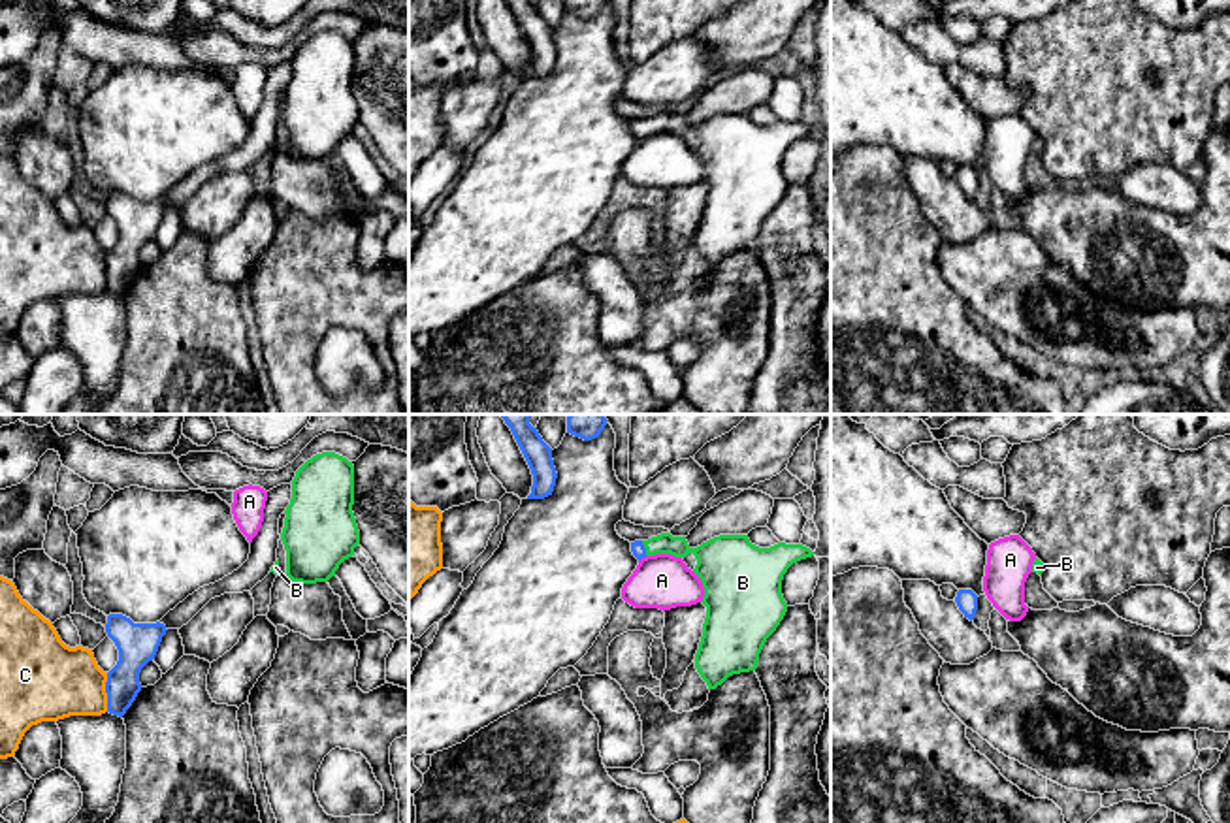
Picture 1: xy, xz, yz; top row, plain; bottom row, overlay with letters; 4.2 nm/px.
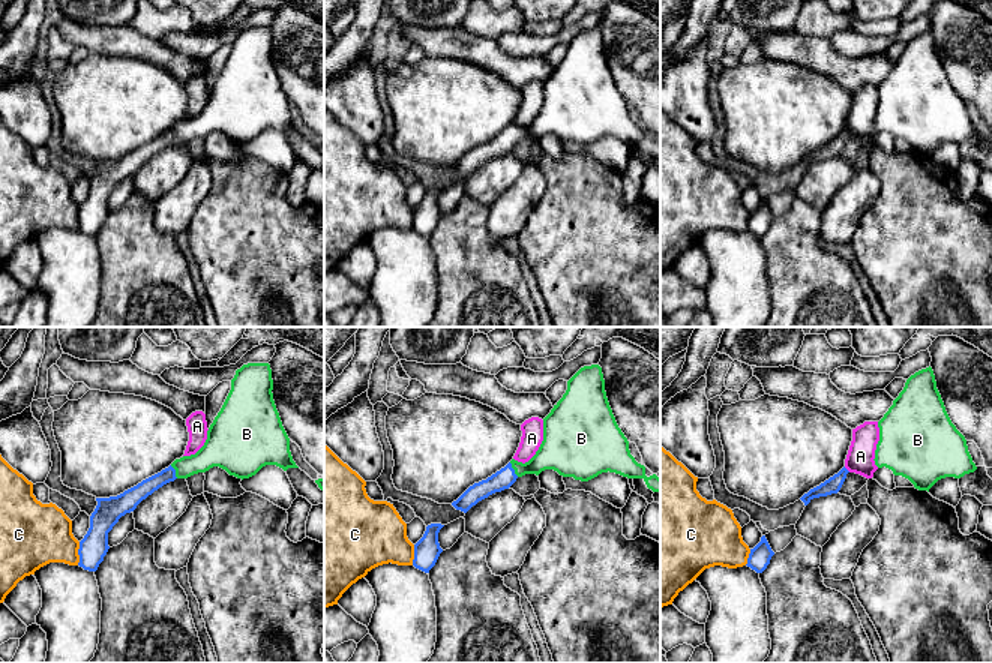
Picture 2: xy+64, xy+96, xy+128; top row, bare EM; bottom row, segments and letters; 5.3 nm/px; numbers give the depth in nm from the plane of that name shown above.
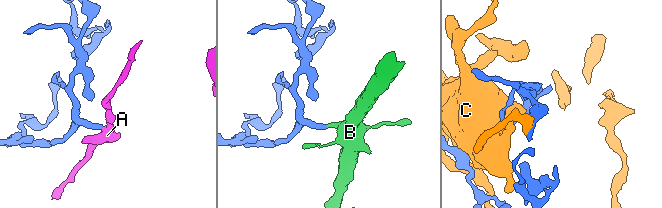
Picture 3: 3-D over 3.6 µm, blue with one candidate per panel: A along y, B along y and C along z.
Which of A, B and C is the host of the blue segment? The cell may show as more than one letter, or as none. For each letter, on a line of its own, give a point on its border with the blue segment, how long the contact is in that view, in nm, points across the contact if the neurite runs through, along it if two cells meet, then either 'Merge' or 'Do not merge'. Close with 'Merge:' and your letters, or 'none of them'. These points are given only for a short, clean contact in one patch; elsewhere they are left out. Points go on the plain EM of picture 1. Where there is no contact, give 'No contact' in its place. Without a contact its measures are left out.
A: Touches blue at xz (643, 134). Shared border 50 nm. Boundary: xz (647, 134), (639, 140). Do not merge
B: Touches blue at xz (645, 127). Shared border 70 nm. Path across: xz (637, 125), (645, 127), (665, 121). Merge
C: Touches blue at xy (106, 270). Shared border 170 nm. Do not merge
Merge: B

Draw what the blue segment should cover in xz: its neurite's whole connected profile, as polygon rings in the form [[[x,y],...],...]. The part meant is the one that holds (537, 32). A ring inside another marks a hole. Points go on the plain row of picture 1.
[[[529,0],[505,2],[510,6],[533,53],[533,64],[527,77],[544,77],[552,73],[558,56],[552,26],[542,19],[537,6],[533,6]]]

